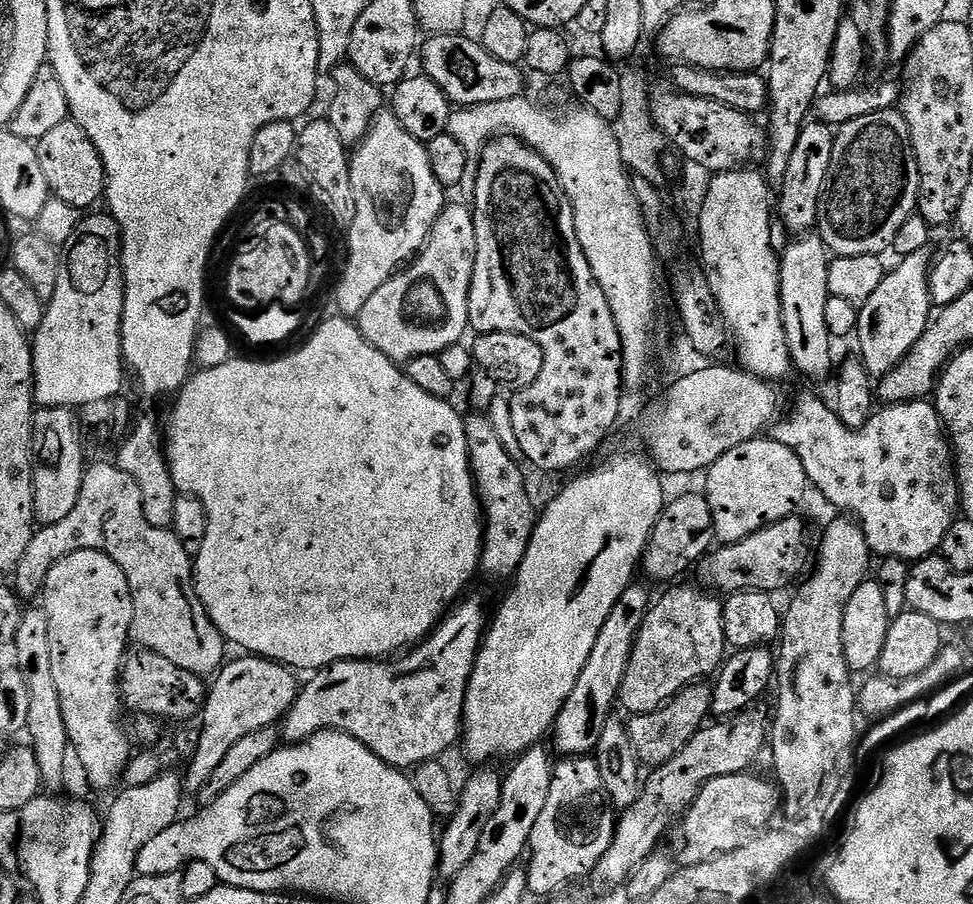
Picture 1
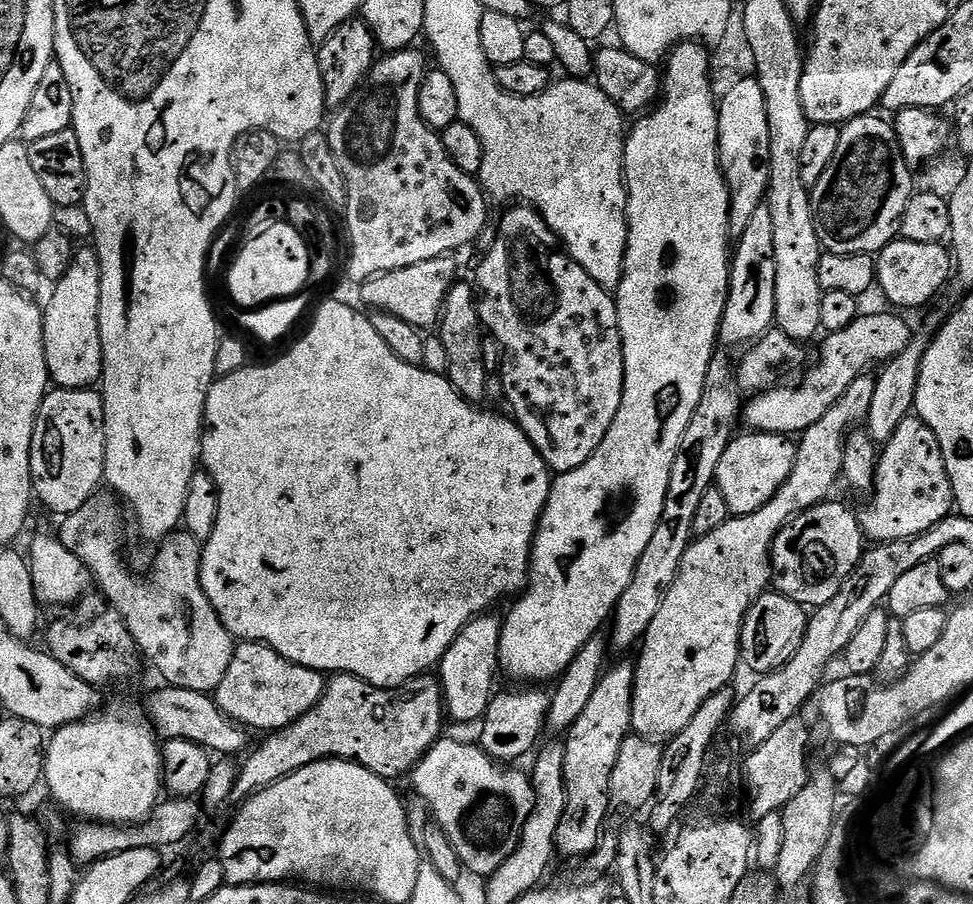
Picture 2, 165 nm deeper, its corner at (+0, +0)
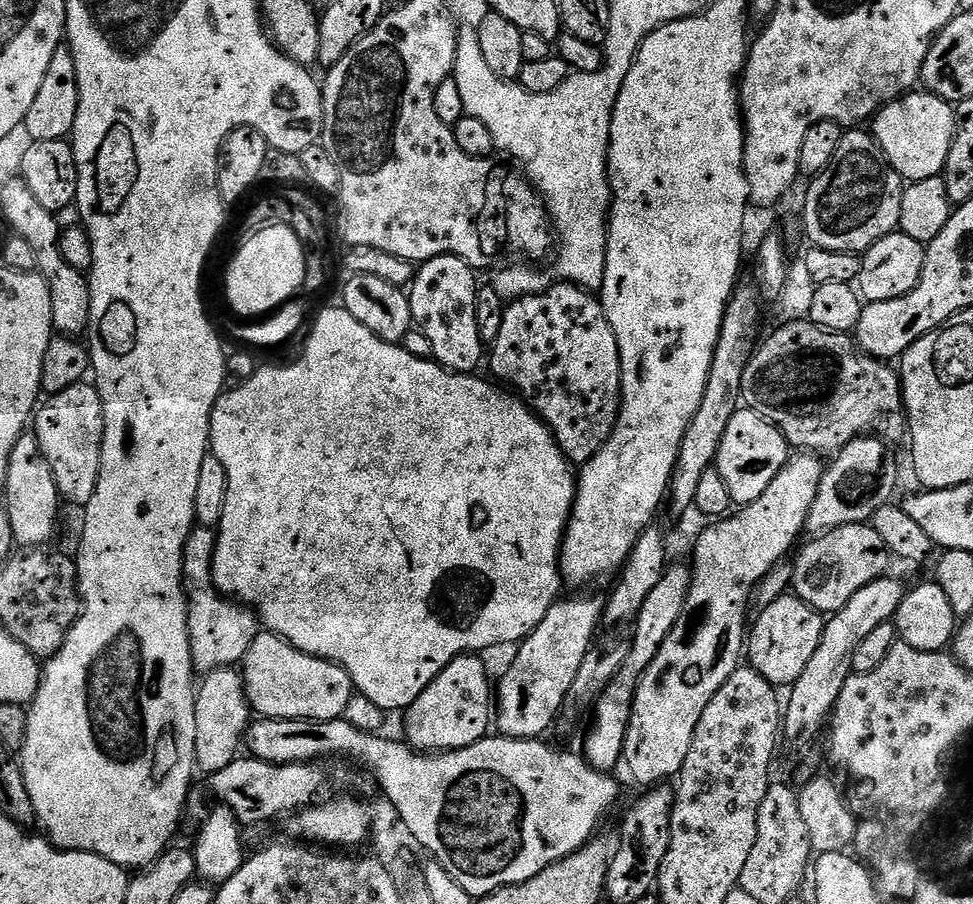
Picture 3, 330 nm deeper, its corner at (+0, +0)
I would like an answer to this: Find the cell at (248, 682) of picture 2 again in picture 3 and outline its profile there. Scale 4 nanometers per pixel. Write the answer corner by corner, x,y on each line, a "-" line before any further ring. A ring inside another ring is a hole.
267,630
260,631
246,650
242,675
249,709
265,720
338,720
354,697
352,679
342,666
306,654

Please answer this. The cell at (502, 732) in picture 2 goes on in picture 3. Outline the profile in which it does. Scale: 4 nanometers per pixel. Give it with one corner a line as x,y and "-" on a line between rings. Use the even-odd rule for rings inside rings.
576,596
573,600
557,599
556,605
538,622
538,626
515,649
516,657
512,665
504,672
500,684
494,688
494,724
499,735
509,740
535,740
543,737
548,727
557,723
560,710
570,694
570,686
574,686
574,677
578,675
578,666
582,666
582,658
586,658
589,648
593,647
596,627
599,629
604,614
604,600
596,596

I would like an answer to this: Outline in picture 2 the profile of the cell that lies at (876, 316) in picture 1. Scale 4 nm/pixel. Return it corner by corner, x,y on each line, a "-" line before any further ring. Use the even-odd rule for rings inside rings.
865,374
858,377
854,382
850,382
850,386
846,390
846,394
842,394
842,398
838,398
838,402
834,402
834,406
830,406
830,410
826,410
826,414
822,414
822,418
818,422
814,422
814,426
810,426
799,437
796,444
796,461
792,467
790,478
786,478
786,482
778,490
778,494
774,494
774,498
770,502
766,502
766,506
762,506
762,510
754,510
754,514
746,514
745,516
732,516
726,522
722,522
722,526
718,526
718,530
705,536
696,536
692,543
688,545
686,554
682,558
682,562
678,566
678,578
674,578
674,586
670,586
670,590
662,598
662,607
658,610
654,622
650,622
650,626
646,630
642,643
639,645
638,653
640,657
634,660
636,677
634,678
634,690
632,691
632,726
631,731
635,735
643,736
646,740
654,740
657,742
667,742
672,737
677,736
682,730
686,730
690,718
694,718
694,714
698,714
698,710
702,706
702,702
706,702
706,698
710,698
715,692
725,691
729,687
728,683
732,680
732,675
736,672
736,664
741,663
740,659
740,635
742,634
742,626
746,614
750,610
753,602
761,596
762,593
769,591
770,581
772,580
772,566
770,557
772,554
772,543
774,538
787,526
791,520
798,514
802,514
806,510
810,510
816,504
823,504
829,499
828,496
832,492
832,487
842,480
844,467
842,466
842,454
844,453
844,443
848,437
848,433
857,427
859,422
867,421
868,411
870,410
870,401
874,398
875,379
871,375

